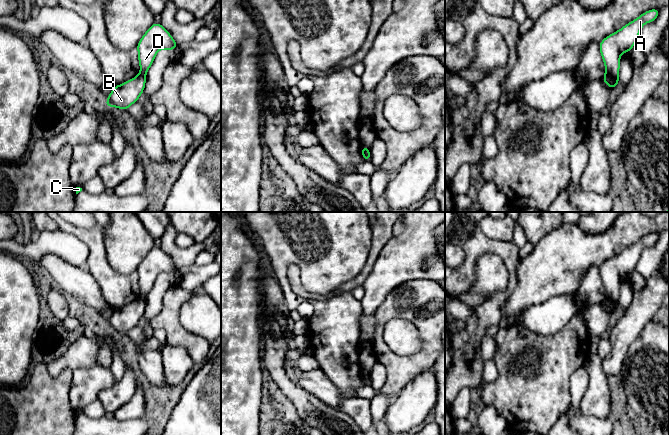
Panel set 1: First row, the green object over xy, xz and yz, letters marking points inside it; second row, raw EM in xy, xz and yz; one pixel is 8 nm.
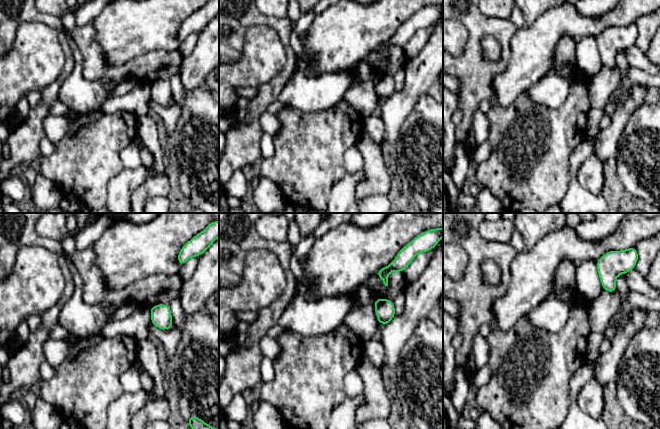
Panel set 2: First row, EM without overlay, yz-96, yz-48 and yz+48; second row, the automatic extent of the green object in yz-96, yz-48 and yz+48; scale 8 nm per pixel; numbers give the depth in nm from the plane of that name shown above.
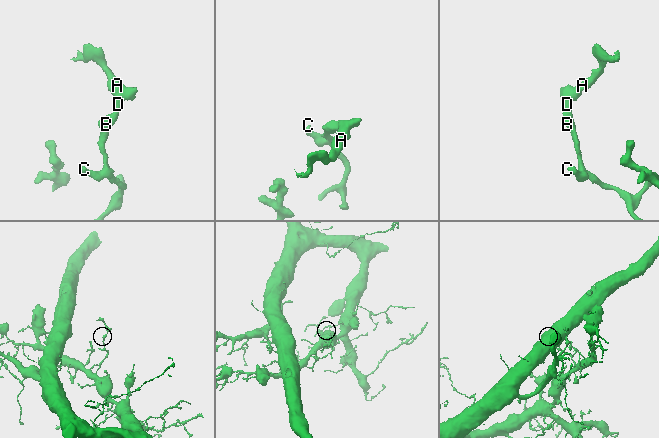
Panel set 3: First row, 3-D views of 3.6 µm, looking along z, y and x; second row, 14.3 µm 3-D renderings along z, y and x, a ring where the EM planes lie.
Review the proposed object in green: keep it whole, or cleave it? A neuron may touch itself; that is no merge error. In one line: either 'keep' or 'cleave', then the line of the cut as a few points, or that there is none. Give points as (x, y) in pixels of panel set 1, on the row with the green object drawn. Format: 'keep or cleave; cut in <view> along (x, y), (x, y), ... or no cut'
cleave; cut in yz along (606, 71), (617, 76)

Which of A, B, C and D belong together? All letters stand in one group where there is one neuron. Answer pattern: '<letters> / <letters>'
A D / B C

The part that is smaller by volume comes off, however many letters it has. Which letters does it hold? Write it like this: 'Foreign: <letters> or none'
Foreign: A, D

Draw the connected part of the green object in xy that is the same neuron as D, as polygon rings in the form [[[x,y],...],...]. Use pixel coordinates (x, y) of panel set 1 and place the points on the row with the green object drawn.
[[[154,22],[136,46],[140,72],[146,75],[160,49],[176,51],[177,46],[170,33],[160,23]]]

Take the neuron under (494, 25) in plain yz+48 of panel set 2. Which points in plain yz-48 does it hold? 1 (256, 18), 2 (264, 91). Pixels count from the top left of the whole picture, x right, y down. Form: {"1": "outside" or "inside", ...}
{"1": "inside", "2": "inside"}

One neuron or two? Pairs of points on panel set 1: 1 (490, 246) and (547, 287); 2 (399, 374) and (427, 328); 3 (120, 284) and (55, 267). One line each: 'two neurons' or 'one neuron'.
1: two neurons
2: one neuron
3: two neurons

